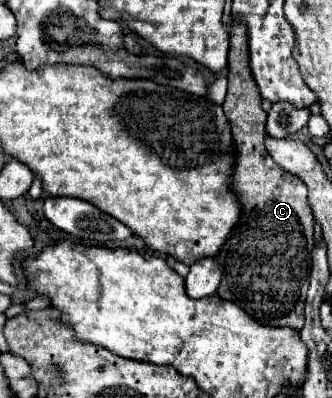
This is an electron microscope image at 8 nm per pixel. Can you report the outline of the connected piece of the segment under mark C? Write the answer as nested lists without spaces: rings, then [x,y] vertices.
[[[232,21],[228,95],[222,107],[236,145],[236,165],[230,181],[242,213],[224,247],[214,257],[224,271],[218,295],[236,303],[262,325],[292,327],[300,331],[304,325],[304,303],[312,269],[314,219],[308,205],[306,185],[296,175],[276,165],[264,147],[266,113],[260,103],[260,91],[256,91],[256,83],[252,83],[252,75],[248,71],[248,43],[244,25]]]

